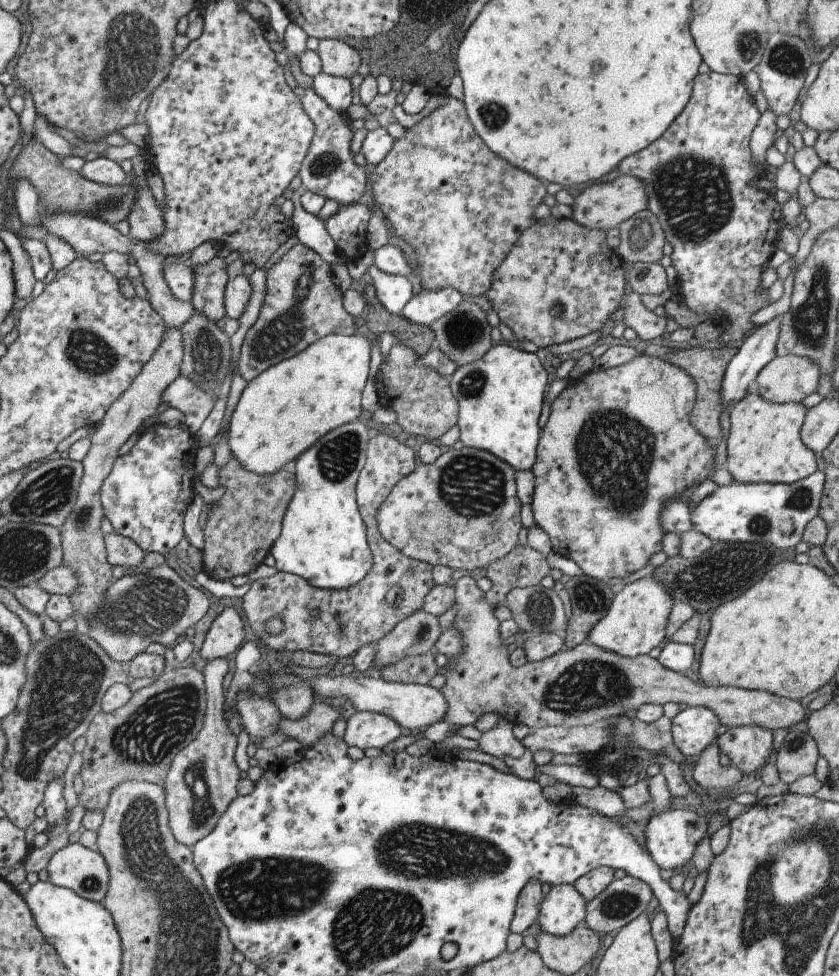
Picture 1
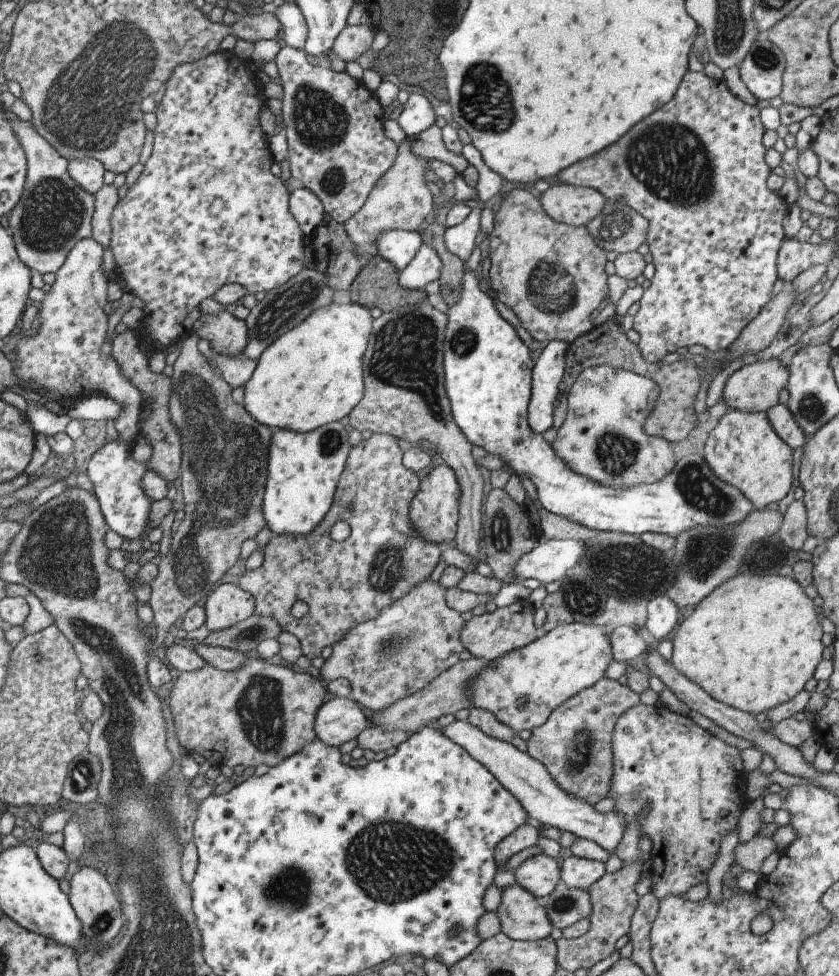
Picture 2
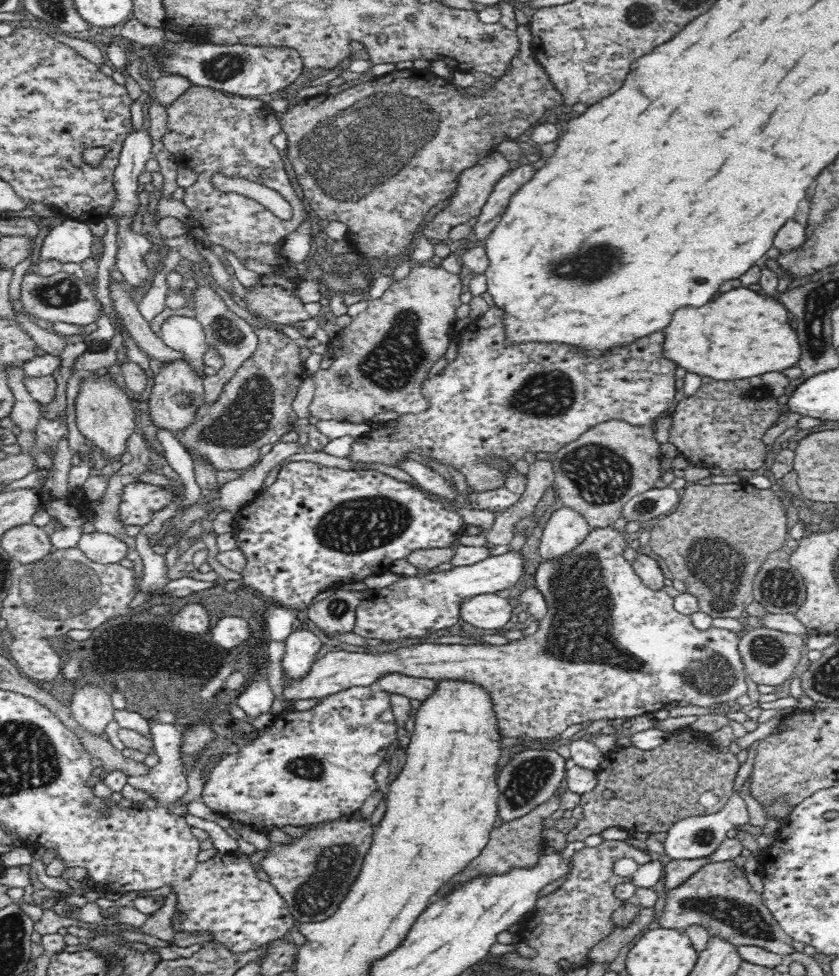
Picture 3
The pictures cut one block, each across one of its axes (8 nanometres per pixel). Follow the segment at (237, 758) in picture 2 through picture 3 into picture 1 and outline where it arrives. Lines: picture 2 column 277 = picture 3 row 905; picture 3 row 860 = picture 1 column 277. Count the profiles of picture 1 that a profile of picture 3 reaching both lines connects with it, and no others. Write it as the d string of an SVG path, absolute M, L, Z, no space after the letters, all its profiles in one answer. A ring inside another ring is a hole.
M314 697L314 702L302 718L289 719L282 715L275 732L284 734L288 739L298 740L305 750L305 746L310 746L324 733L331 733L337 718L338 710Z

